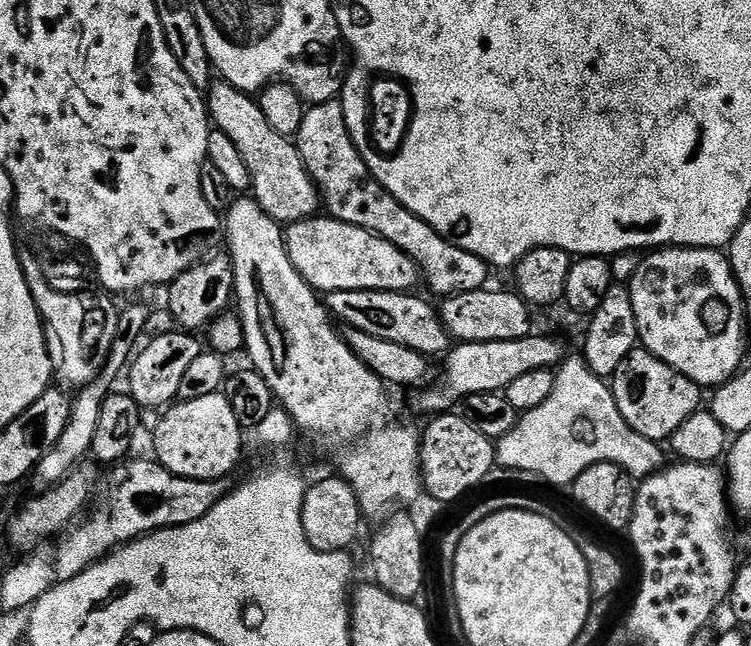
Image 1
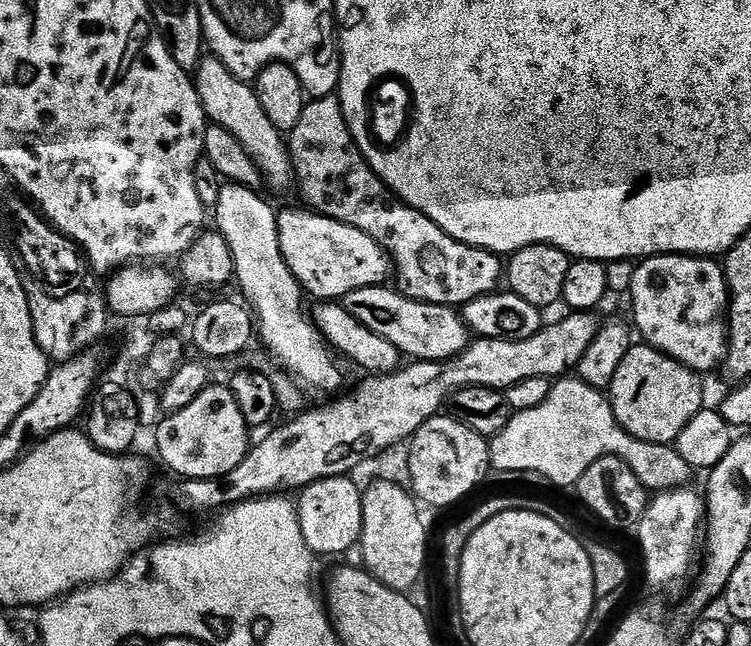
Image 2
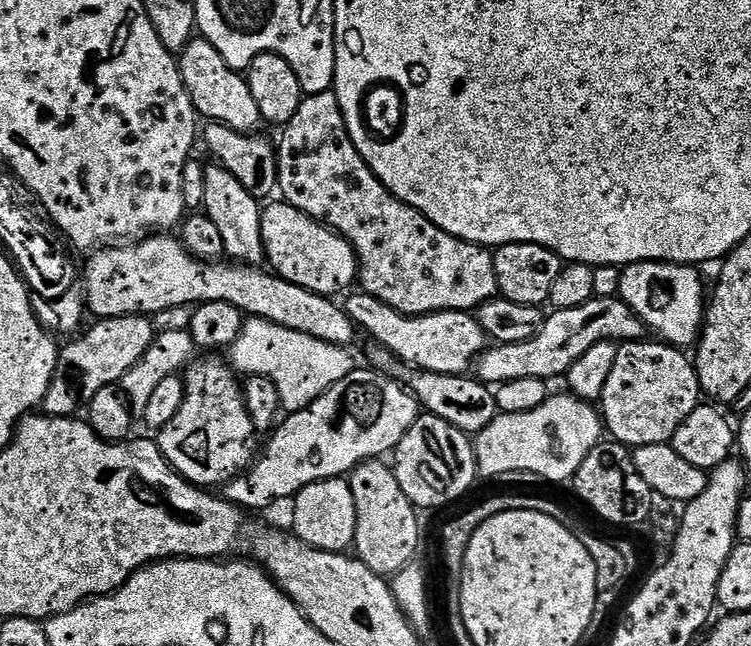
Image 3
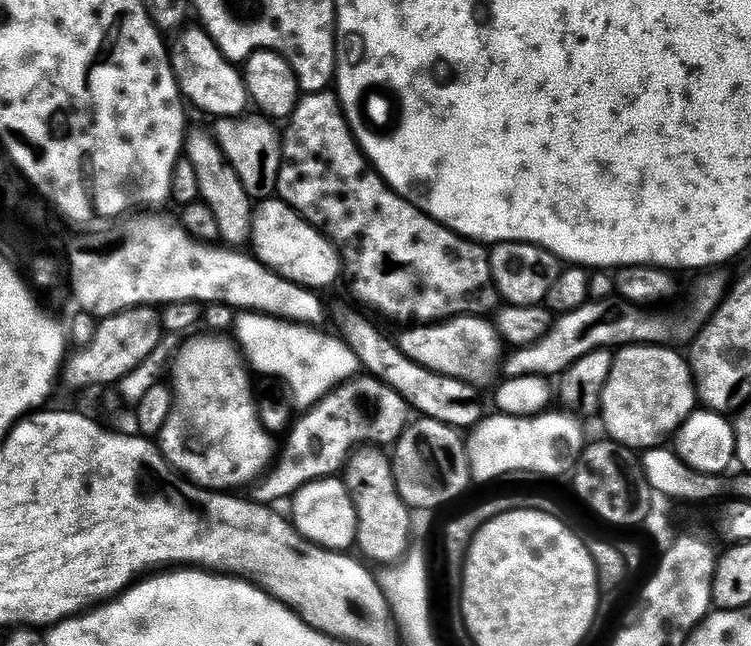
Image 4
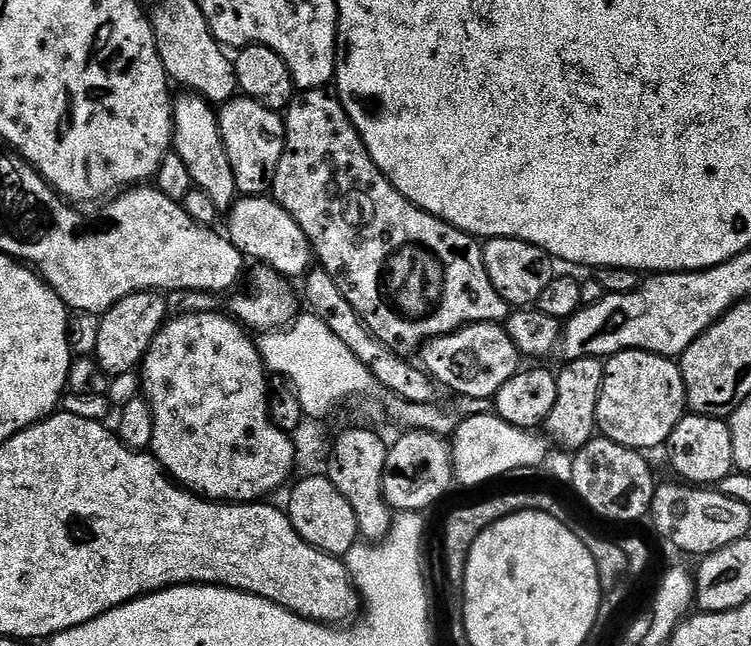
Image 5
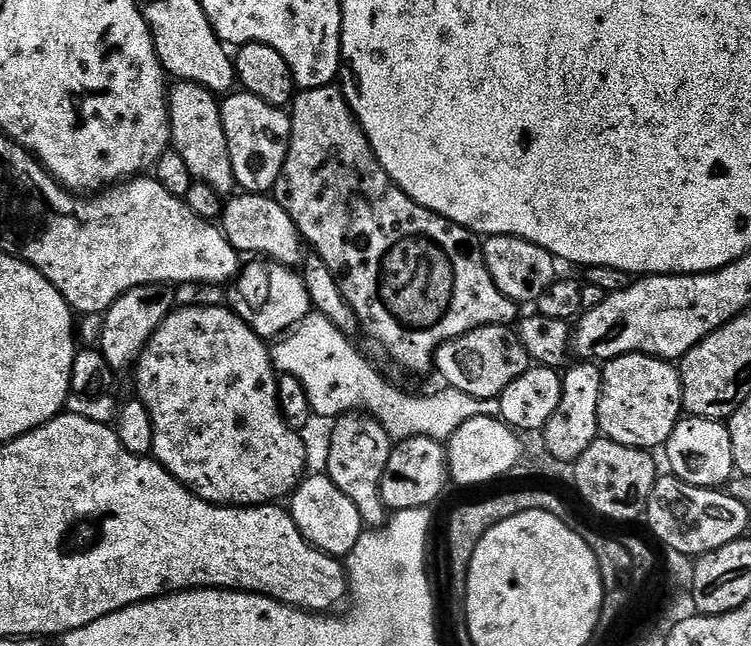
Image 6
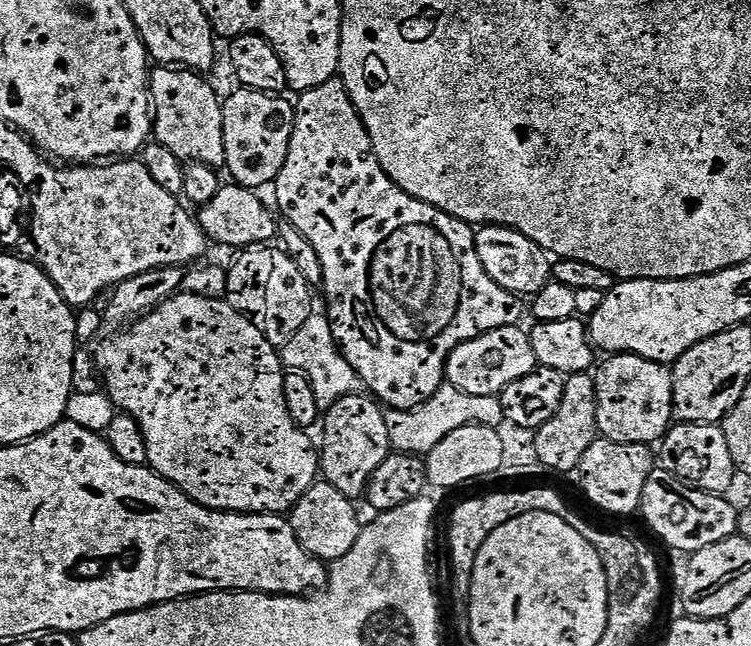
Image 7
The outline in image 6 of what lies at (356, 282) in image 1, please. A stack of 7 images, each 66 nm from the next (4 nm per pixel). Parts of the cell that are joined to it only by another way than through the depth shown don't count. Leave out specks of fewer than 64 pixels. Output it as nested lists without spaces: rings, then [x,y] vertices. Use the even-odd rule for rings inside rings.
[[[252,194],[233,195],[232,201],[225,203],[222,208],[222,231],[233,248],[241,254],[257,252],[260,258],[276,261],[279,264],[296,266],[301,263],[302,237],[300,231],[294,226],[290,214],[282,210],[280,203],[275,198],[257,198]],[[236,196],[236,197],[235,197]],[[268,200],[268,201],[264,201]]]

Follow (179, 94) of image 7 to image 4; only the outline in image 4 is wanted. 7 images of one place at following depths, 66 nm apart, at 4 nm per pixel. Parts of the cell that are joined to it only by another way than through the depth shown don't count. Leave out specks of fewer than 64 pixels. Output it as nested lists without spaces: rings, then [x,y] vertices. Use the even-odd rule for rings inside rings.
[[[196,128],[187,133],[184,142],[183,155],[194,162],[194,170],[198,174],[198,190],[200,199],[210,206],[214,218],[218,222],[220,240],[228,246],[244,246],[249,243],[250,231],[252,228],[252,213],[254,201],[246,194],[242,186],[242,178],[234,174],[234,166],[228,164],[228,159],[222,154],[215,135],[211,131],[203,132]],[[244,244],[244,245],[240,245]]]

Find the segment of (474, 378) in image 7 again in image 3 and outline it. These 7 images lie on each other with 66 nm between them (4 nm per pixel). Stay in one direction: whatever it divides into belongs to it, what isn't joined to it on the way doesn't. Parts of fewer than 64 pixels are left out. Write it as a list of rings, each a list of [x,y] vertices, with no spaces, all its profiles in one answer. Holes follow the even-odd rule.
[[[367,294],[352,296],[346,303],[348,317],[364,331],[373,336],[375,343],[388,349],[404,364],[421,372],[437,372],[440,375],[463,376],[473,371],[474,365],[489,347],[489,337],[484,335],[482,326],[475,315],[466,312],[429,312],[426,316],[402,316],[378,298]]]

